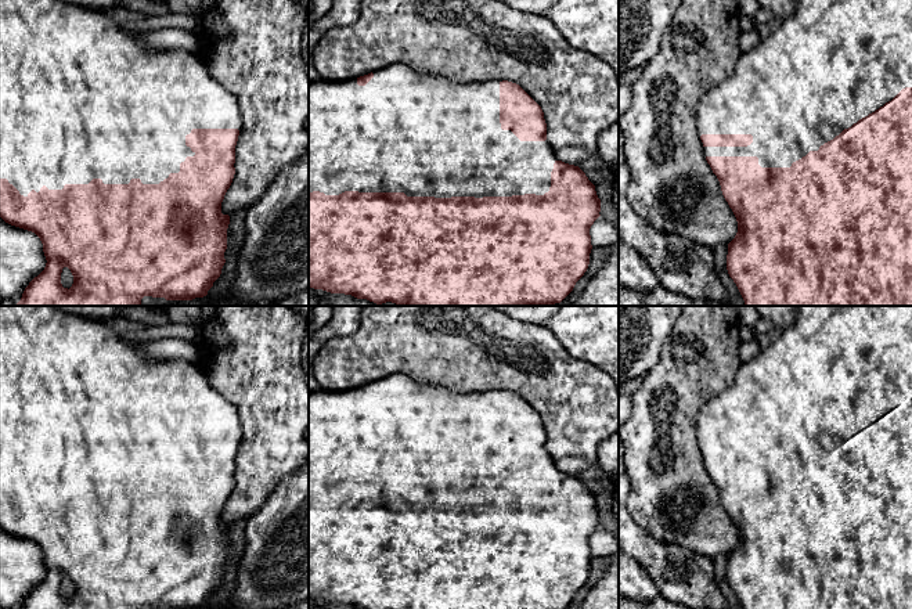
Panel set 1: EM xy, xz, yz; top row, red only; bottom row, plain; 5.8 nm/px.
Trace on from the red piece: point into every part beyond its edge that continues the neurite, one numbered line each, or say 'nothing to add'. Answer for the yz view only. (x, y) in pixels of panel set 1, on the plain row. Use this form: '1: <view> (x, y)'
1: yz (833, 371)

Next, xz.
1: xz (407, 442)

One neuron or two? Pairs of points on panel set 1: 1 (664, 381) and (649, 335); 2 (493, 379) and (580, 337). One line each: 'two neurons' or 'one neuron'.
1: two neurons
2: two neurons

